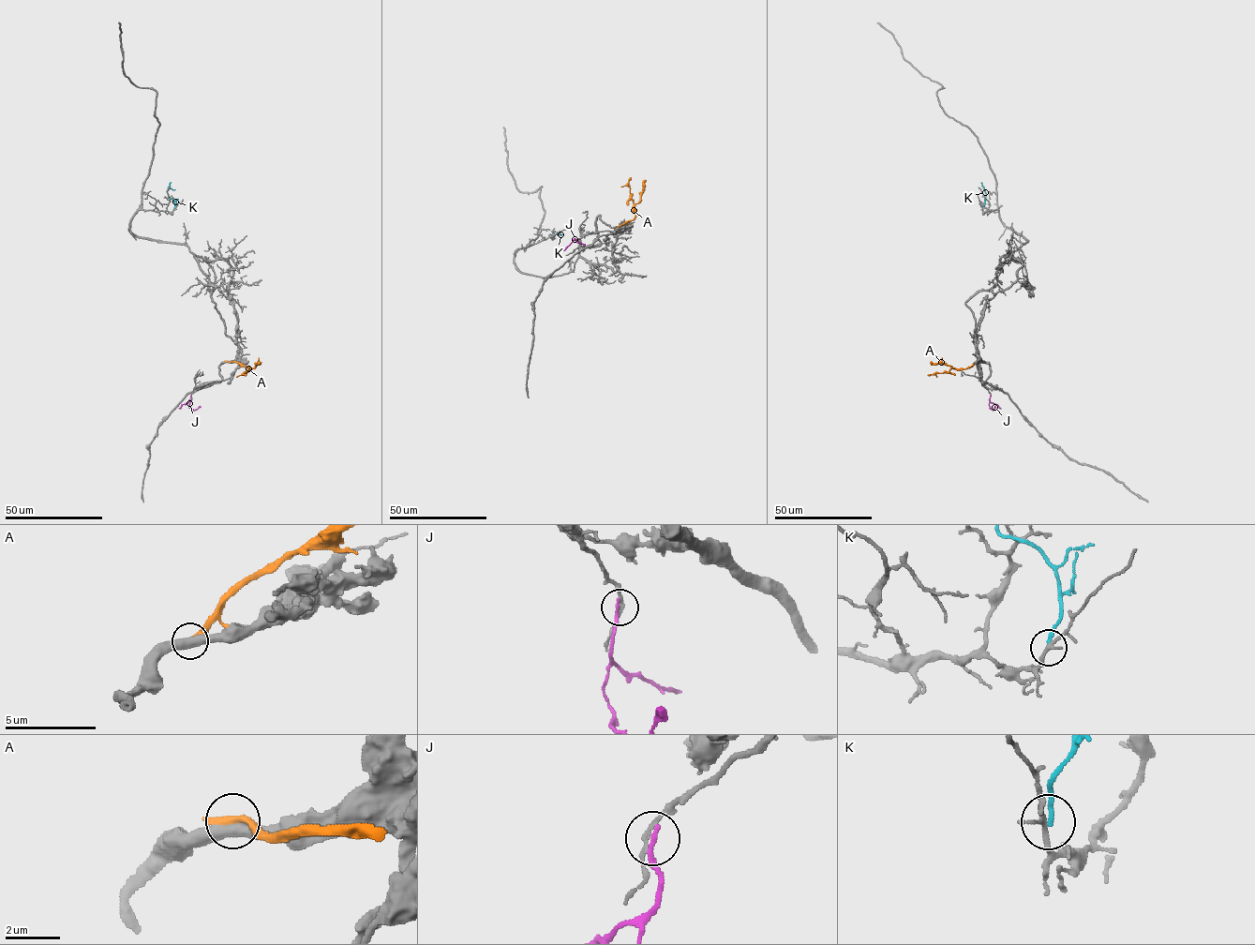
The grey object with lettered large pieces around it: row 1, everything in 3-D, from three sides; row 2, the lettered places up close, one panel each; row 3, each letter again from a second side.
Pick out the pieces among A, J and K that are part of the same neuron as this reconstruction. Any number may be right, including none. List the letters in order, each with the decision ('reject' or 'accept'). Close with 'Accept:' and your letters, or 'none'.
A: reject
J: reject
K: reject
Accept: none

